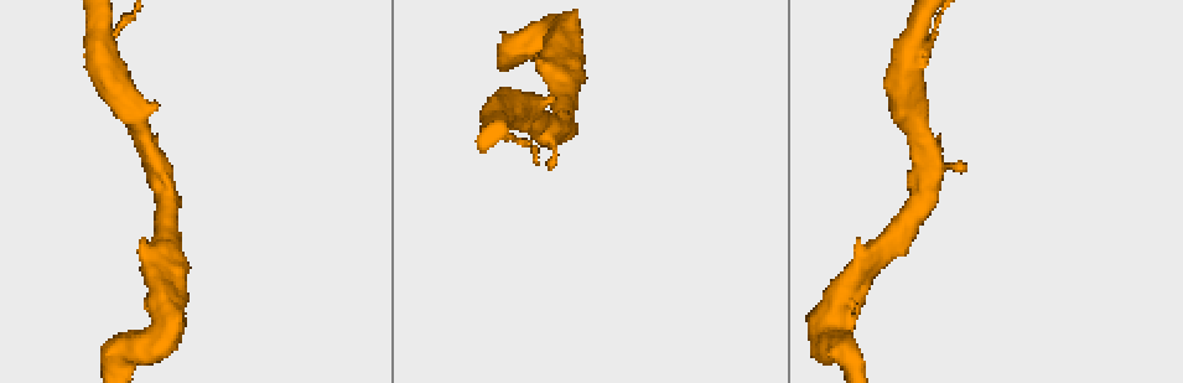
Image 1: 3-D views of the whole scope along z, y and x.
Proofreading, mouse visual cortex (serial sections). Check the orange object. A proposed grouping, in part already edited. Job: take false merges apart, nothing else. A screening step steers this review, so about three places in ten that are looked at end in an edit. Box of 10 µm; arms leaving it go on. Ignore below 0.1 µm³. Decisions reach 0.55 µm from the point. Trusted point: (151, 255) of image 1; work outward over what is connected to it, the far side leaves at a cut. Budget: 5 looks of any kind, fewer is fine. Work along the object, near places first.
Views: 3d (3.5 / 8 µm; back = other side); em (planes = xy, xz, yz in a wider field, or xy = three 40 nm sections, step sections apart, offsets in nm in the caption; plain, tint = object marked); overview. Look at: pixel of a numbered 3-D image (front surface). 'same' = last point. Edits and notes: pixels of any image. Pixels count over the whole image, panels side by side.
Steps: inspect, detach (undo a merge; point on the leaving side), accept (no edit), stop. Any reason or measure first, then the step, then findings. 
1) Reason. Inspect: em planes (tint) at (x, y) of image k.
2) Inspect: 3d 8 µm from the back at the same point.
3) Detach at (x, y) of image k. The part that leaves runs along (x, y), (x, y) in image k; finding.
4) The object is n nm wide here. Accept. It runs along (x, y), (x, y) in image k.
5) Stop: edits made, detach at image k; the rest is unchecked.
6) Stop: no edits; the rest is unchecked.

A fork. Inspect: 3d 3.5 µm at (164, 175) of image 1.

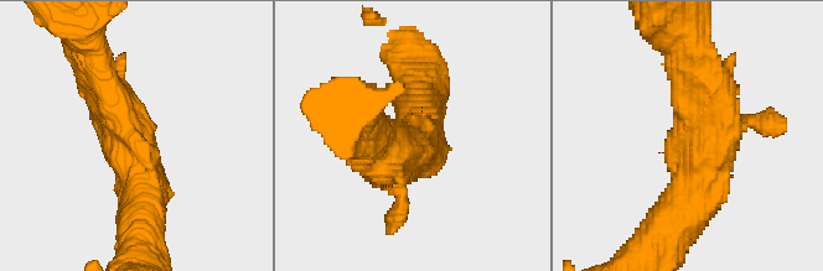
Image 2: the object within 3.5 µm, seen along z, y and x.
Inspect: em xy step 2 (tint) at (130, 142) of image 2.

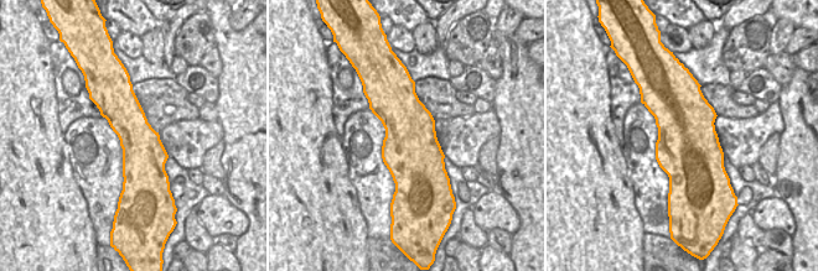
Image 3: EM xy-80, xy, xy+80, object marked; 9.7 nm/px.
Cut it another way. Inspect: em planes (tint) at the same point.

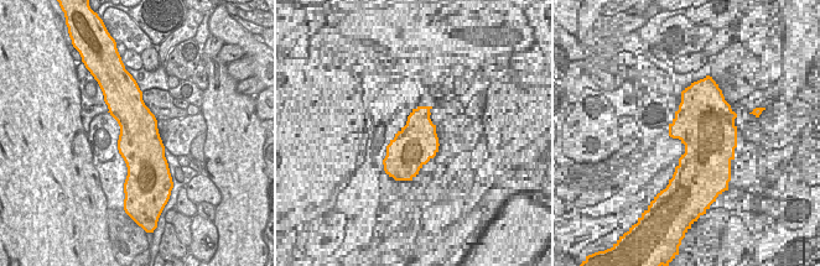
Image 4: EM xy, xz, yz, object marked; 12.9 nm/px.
Accept. It runs along (139, 215), (128, 125), (94, 72) in image 2; all the same cell.

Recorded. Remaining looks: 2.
Inspect: 3d 8 µm at (928, 40) of image 1.

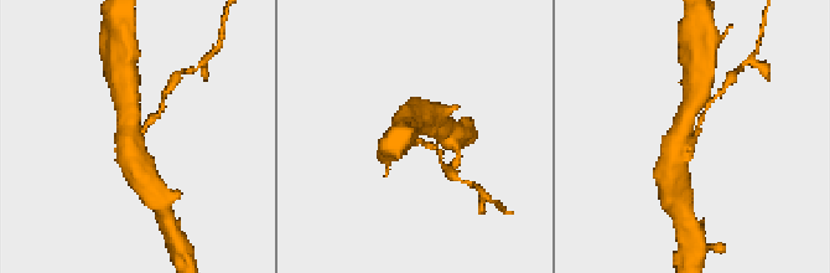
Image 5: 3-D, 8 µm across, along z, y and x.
Closer look. Inspect: 3d 3.5 µm at the same point.

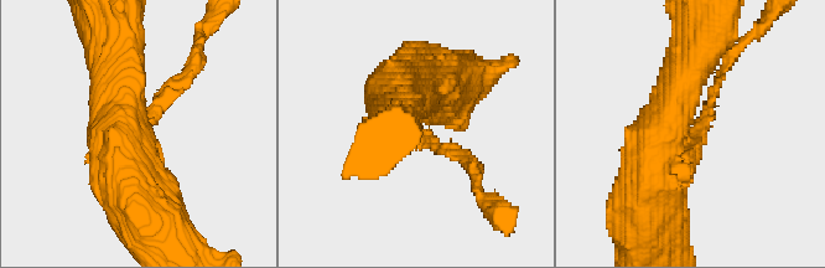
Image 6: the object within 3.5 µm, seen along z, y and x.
Detach at (176, 91) of image 6. The part that leaves runs along (150, 119), (196, 66), (203, 35) in image 6; two cells meet here.

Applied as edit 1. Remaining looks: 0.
Stop: edits made, detach at image 6; the rest is unchecked.

